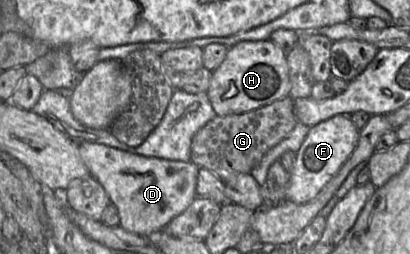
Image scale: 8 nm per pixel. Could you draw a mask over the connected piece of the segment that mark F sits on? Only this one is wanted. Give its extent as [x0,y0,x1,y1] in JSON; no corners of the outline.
[284,115,360,204]

